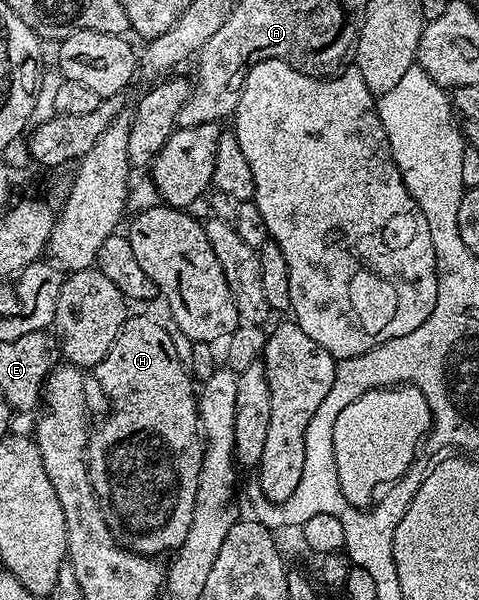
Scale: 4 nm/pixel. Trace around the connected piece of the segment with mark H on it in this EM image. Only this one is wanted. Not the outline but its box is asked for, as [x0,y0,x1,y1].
[86,314,204,556]

